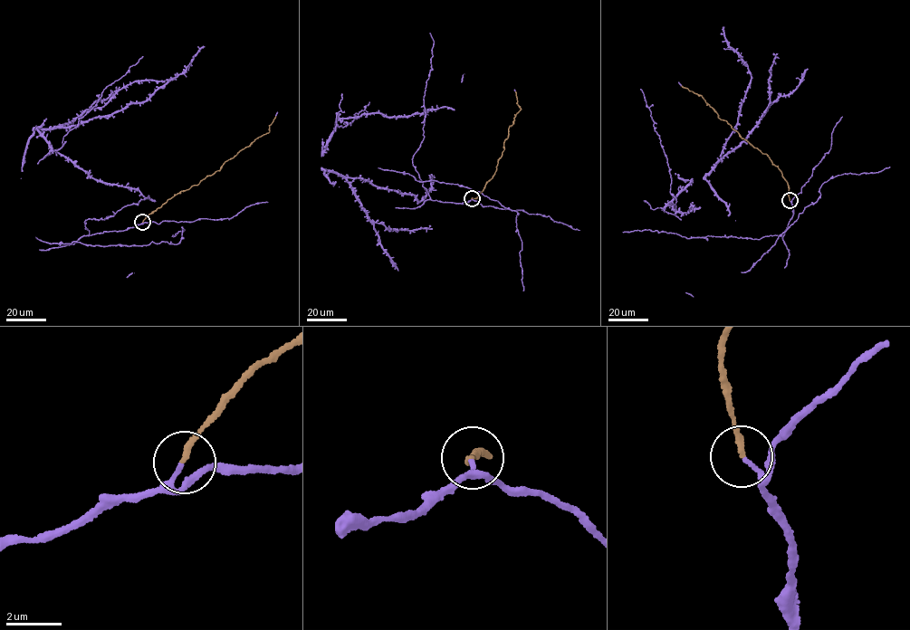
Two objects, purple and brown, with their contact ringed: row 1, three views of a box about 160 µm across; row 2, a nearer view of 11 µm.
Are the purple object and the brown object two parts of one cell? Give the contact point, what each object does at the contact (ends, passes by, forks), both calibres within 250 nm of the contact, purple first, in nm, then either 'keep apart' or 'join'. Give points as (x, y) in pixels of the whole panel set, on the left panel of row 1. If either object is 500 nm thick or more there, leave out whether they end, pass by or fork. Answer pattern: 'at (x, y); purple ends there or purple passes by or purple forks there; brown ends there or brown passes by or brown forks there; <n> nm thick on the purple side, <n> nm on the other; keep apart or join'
at (142, 222); purple ends there; brown ends there; 150 nm thick on the purple side, 200 nm on the other; join

